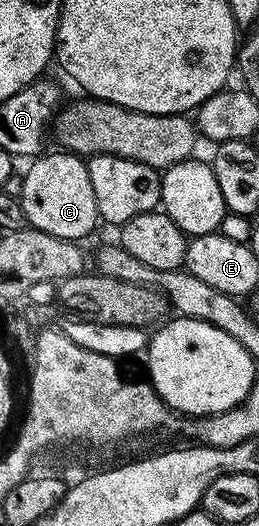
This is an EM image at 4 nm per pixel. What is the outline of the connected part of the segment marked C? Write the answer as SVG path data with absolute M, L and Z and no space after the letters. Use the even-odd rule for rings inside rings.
M44 152L30 163L31 166L23 174L24 187L17 199L18 205L23 205L23 214L27 217L26 225L32 230L49 232L49 236L57 236L61 240L70 242L79 242L83 237L94 228L100 225L101 219L97 200L93 196L93 183L89 181L89 168L86 161L78 154L70 152L58 152L59 154L50 154Z

